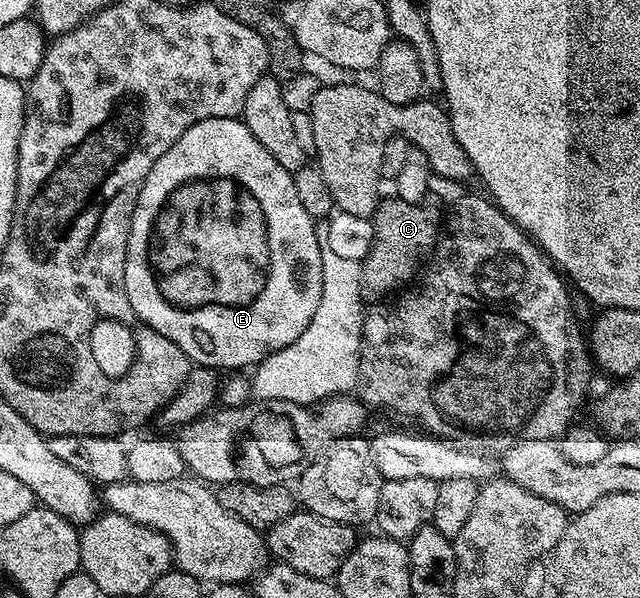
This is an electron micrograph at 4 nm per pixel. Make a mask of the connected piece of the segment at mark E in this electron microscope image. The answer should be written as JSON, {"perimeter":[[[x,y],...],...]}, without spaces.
{"perimeter":[[[239,117],[211,118],[186,128],[180,139],[150,168],[146,180],[140,186],[126,240],[126,300],[130,300],[130,308],[134,308],[141,322],[178,344],[178,348],[182,348],[185,356],[195,365],[211,366],[224,372],[248,368],[244,366],[255,367],[268,355],[294,344],[294,340],[298,340],[298,336],[302,336],[310,324],[314,312],[318,312],[318,304],[322,300],[322,243],[316,235],[317,223],[298,200],[292,177],[286,168],[282,168],[282,164],[278,164],[278,160],[274,160],[274,156],[270,156],[270,152],[266,152],[266,148],[262,148],[262,144],[258,144],[258,140],[254,140],[250,128],[246,128]]]}

